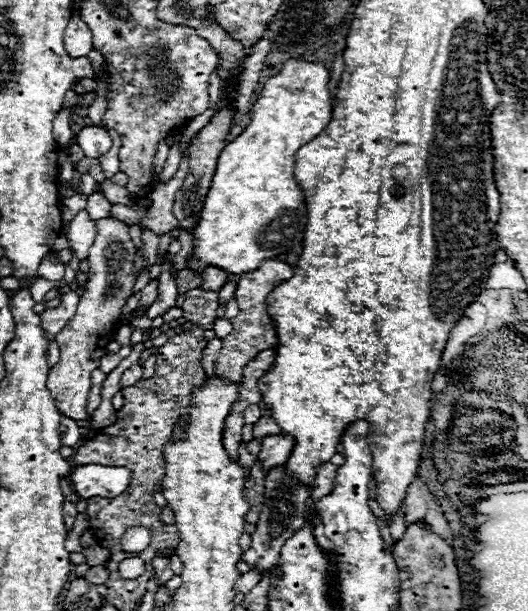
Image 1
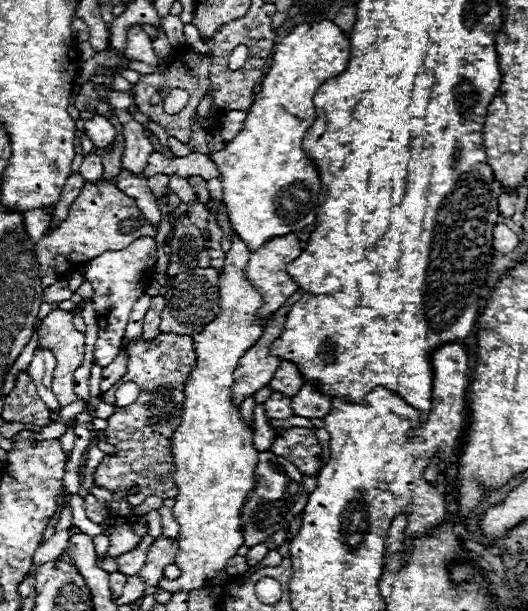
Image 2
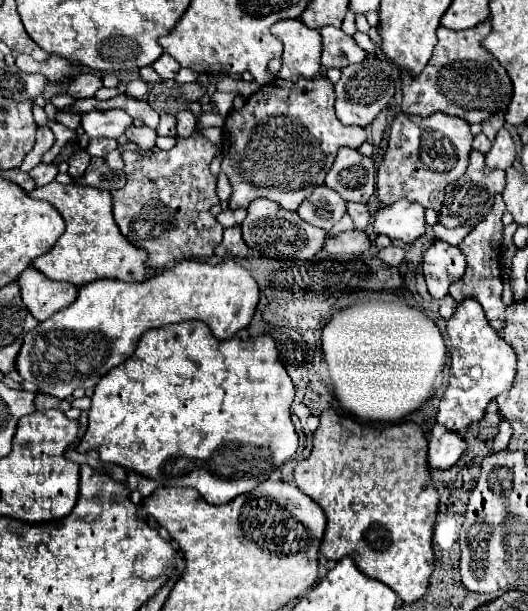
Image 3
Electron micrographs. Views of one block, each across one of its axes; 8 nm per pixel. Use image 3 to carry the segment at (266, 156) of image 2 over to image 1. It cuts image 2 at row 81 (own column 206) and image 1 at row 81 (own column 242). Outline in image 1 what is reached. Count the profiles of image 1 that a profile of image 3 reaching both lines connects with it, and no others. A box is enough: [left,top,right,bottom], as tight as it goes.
[188,60,330,274]

